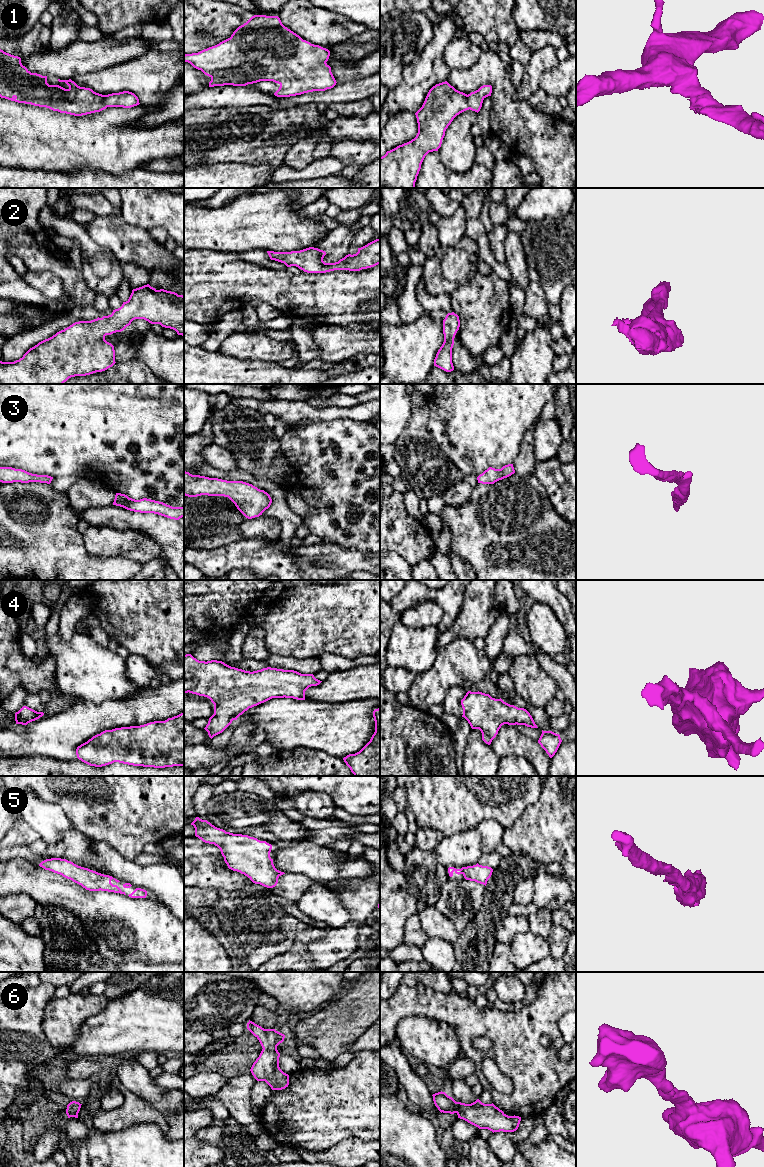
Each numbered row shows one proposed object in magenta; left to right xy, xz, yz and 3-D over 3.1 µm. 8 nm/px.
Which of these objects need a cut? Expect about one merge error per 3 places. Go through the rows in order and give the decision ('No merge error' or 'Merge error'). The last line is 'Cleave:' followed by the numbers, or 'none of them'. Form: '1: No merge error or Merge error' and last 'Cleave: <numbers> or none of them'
1: No merge error
2: No merge error
3: No merge error
4: No merge error
5: No merge error
6: No merge error
Cleave: none of them

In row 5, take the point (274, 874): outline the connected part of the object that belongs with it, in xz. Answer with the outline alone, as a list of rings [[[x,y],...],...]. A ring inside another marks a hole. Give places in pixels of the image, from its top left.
[[[196,817],[191,825],[195,828],[196,837],[205,843],[214,844],[220,849],[229,869],[244,874],[253,883],[260,884],[267,888],[273,888],[277,885],[278,878],[285,874],[275,868],[273,859],[270,857],[272,845],[266,841],[260,841],[257,838],[248,835],[226,832],[199,817]]]

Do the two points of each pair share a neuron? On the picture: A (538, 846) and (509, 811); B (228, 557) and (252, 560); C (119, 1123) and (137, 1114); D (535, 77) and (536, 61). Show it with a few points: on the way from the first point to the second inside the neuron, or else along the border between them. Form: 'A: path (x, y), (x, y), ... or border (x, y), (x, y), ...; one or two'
A: border (513, 824), (504, 829); two
B: path (234, 557), (246, 557); one
C: path (123, 1119), (128, 1114), (133, 1114); one
D: path (535, 73), (536, 65); one

